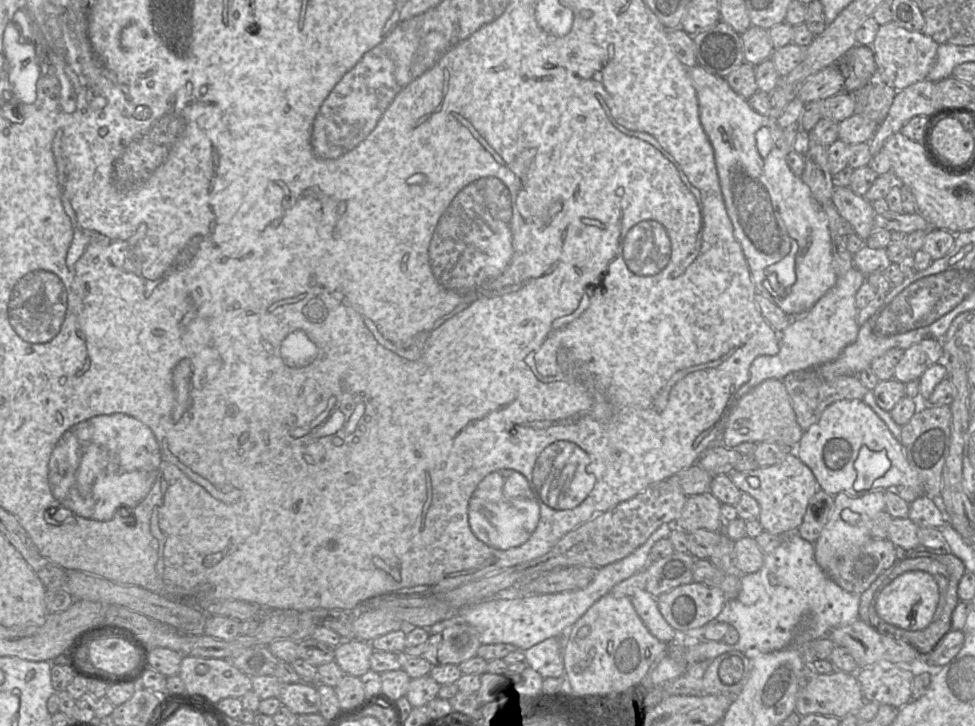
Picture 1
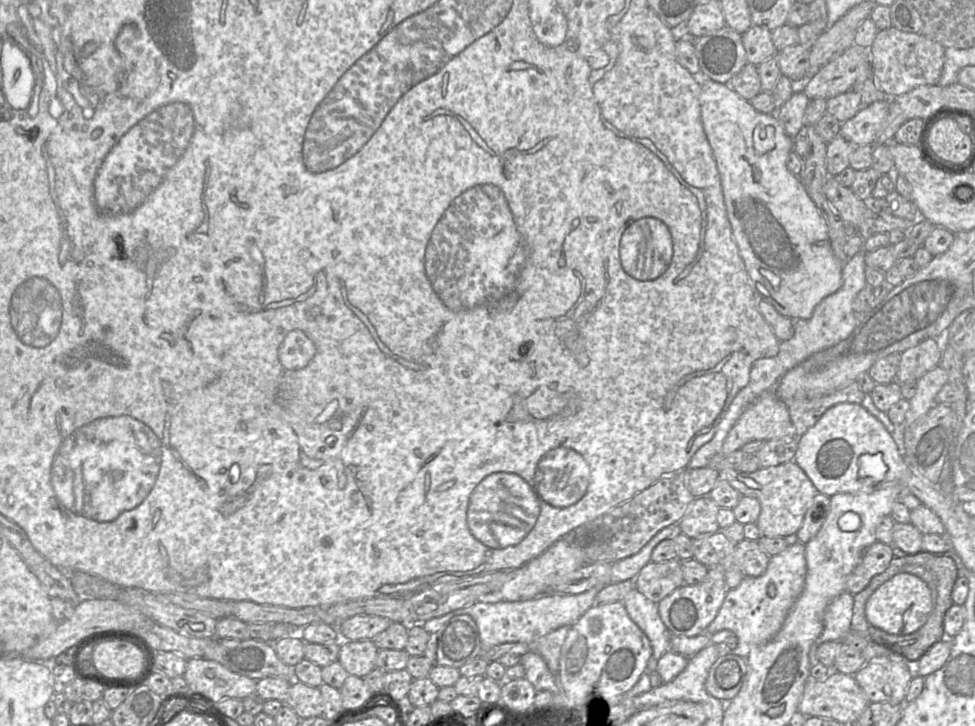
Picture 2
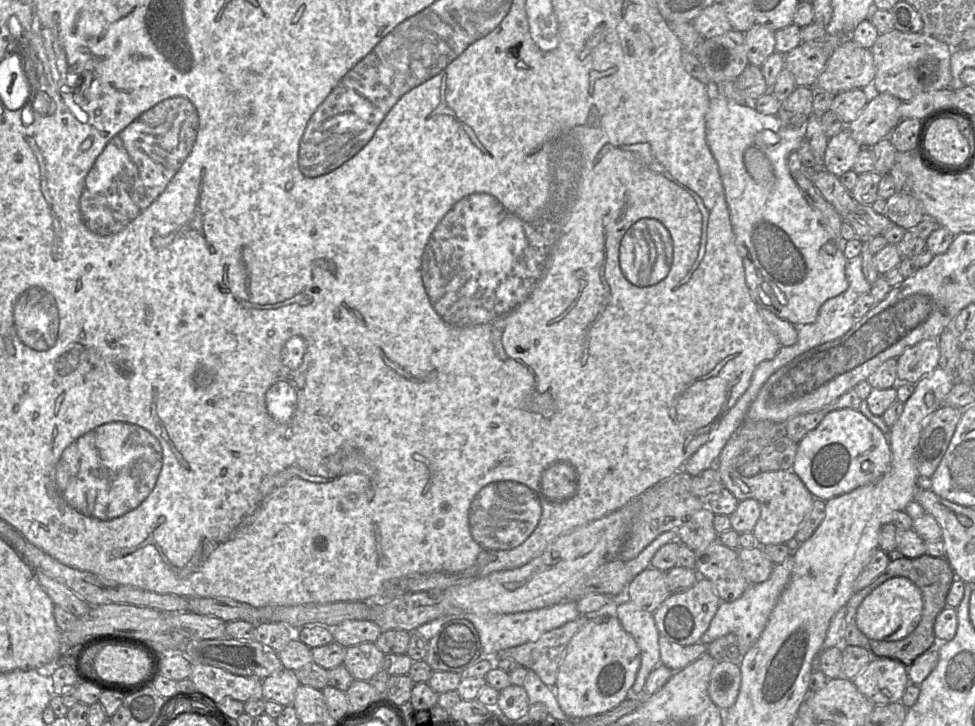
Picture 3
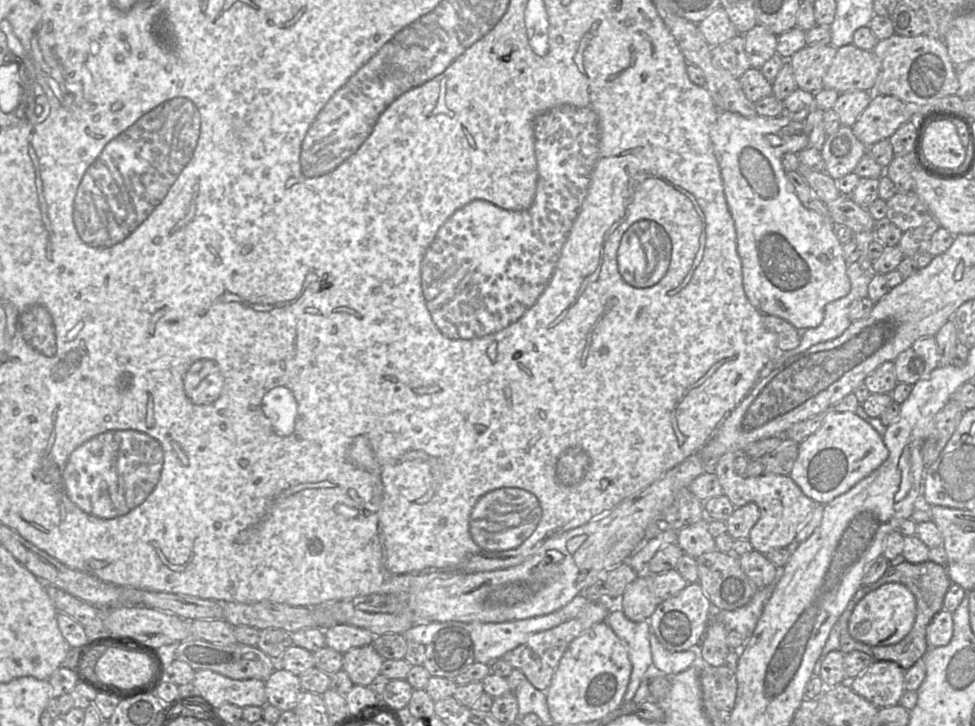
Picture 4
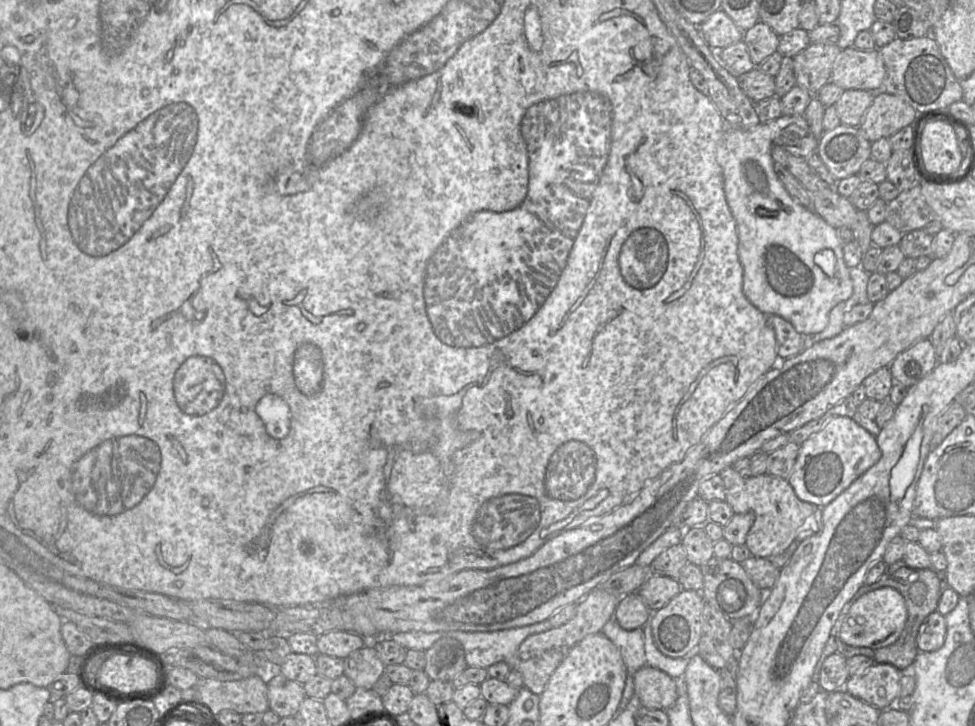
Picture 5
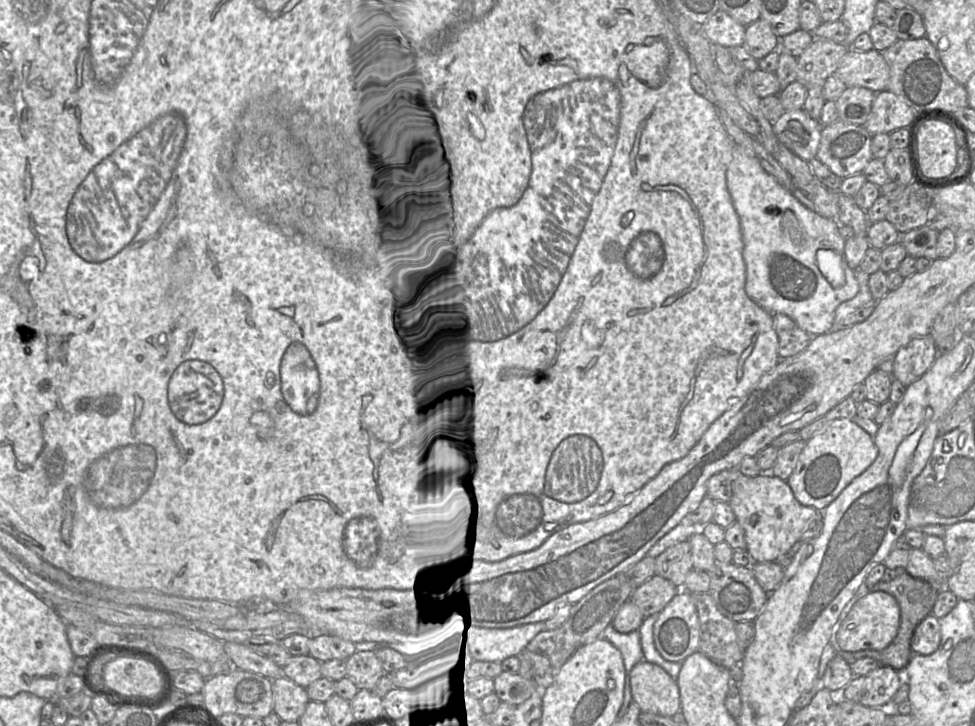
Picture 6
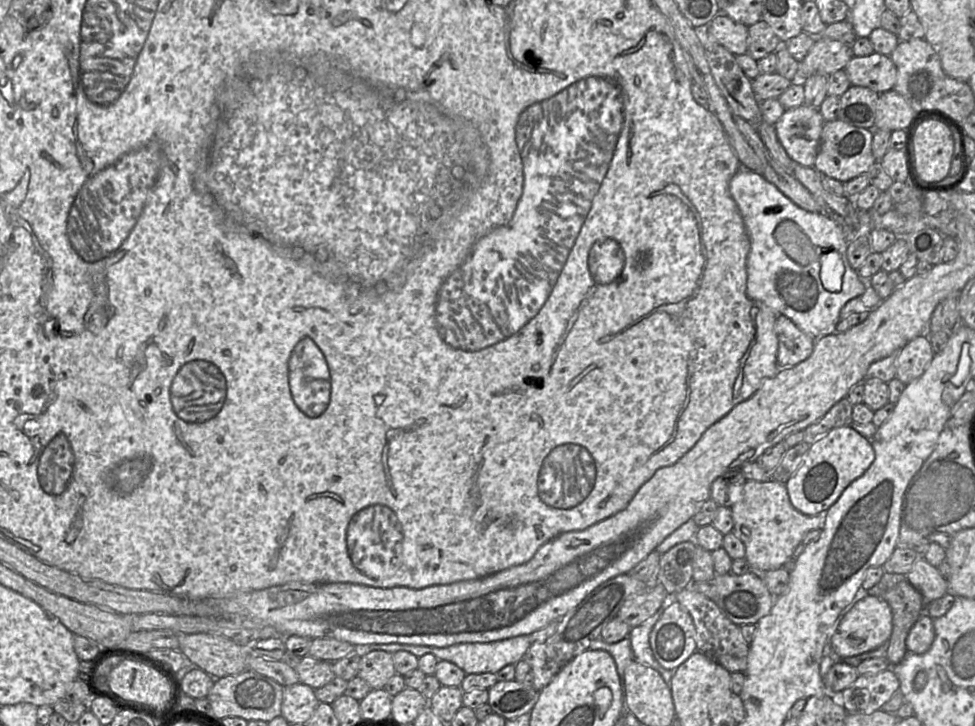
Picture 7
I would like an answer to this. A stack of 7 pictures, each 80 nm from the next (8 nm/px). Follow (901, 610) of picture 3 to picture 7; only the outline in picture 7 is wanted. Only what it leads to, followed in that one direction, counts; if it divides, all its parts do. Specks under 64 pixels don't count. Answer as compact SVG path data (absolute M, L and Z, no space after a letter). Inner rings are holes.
M867 595L853 605L831 638L833 651L839 657L852 657L873 651L889 642L892 634L892 610L880 597Z

